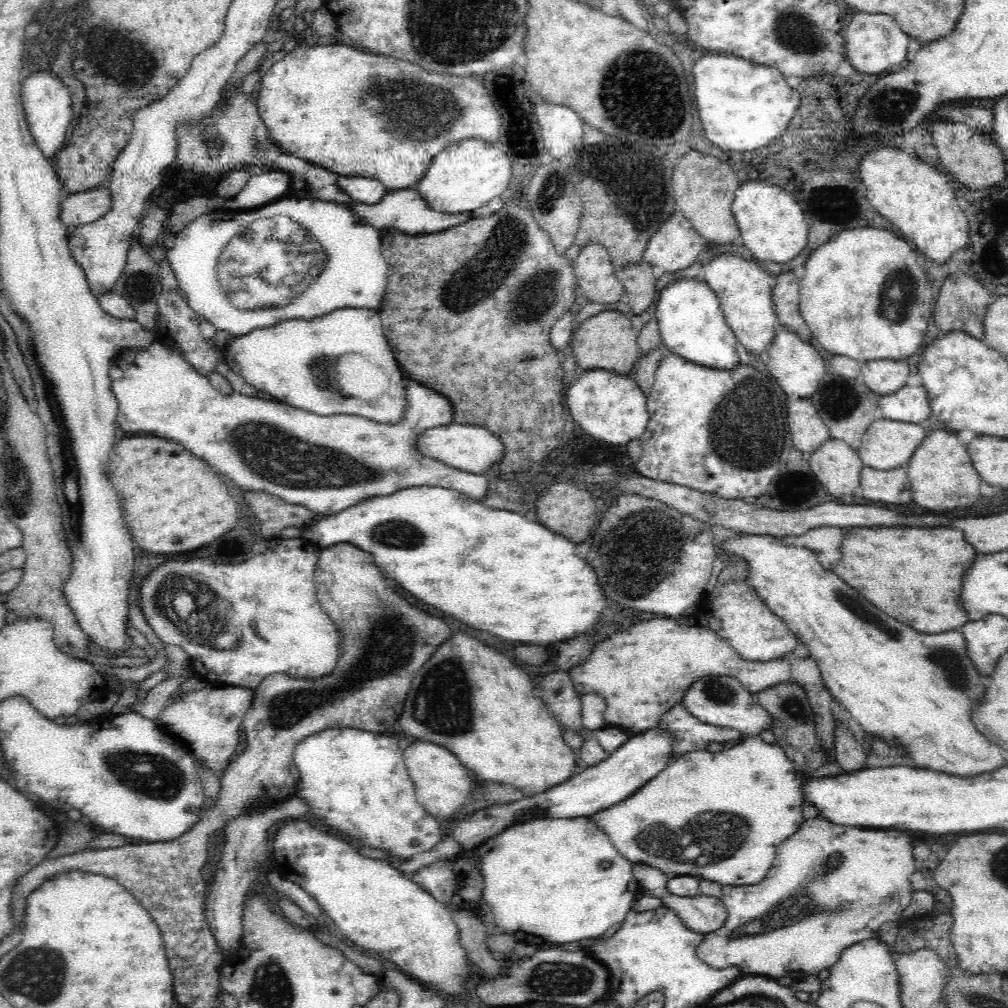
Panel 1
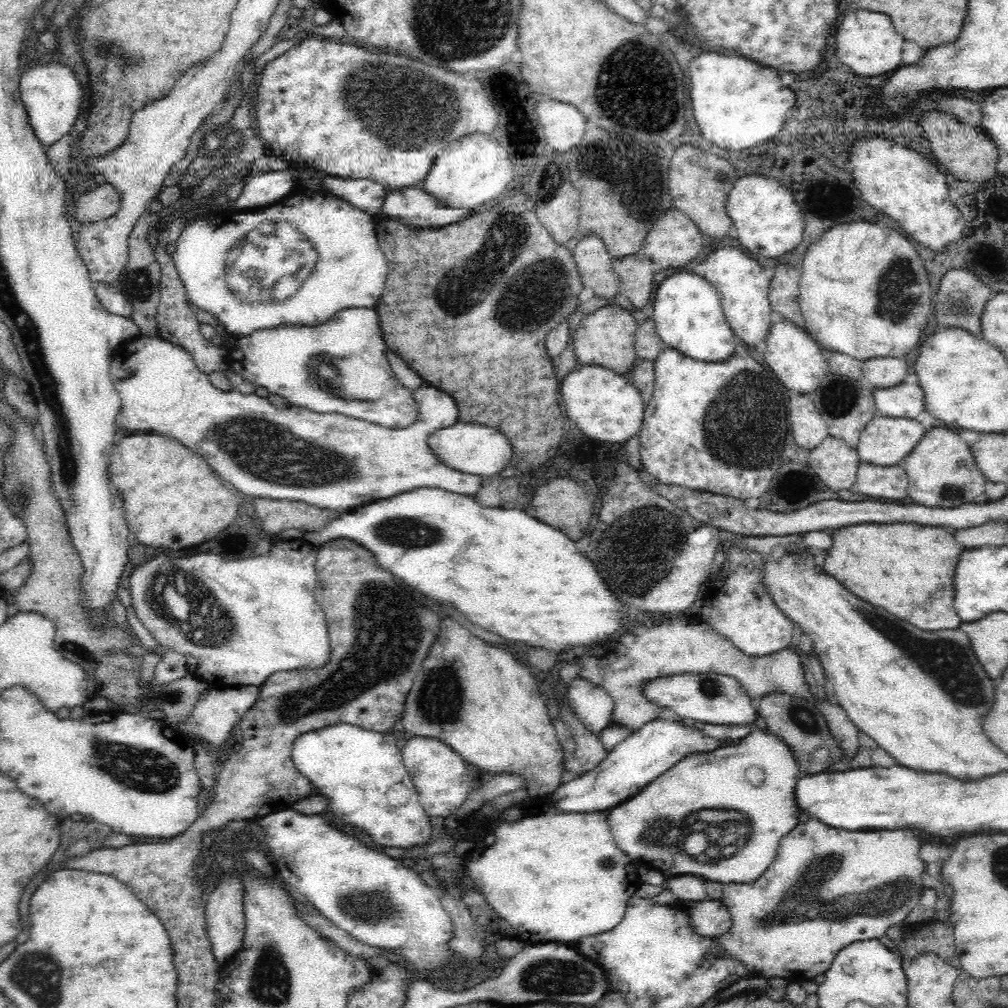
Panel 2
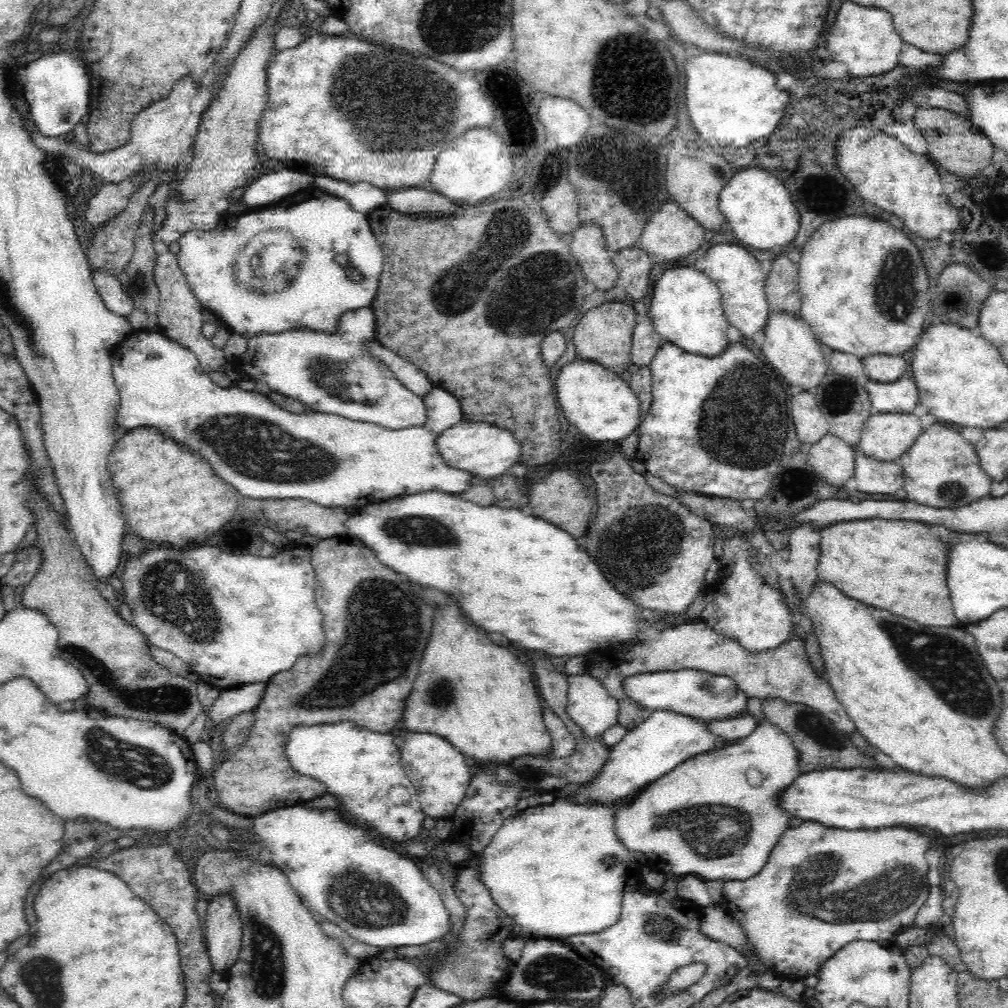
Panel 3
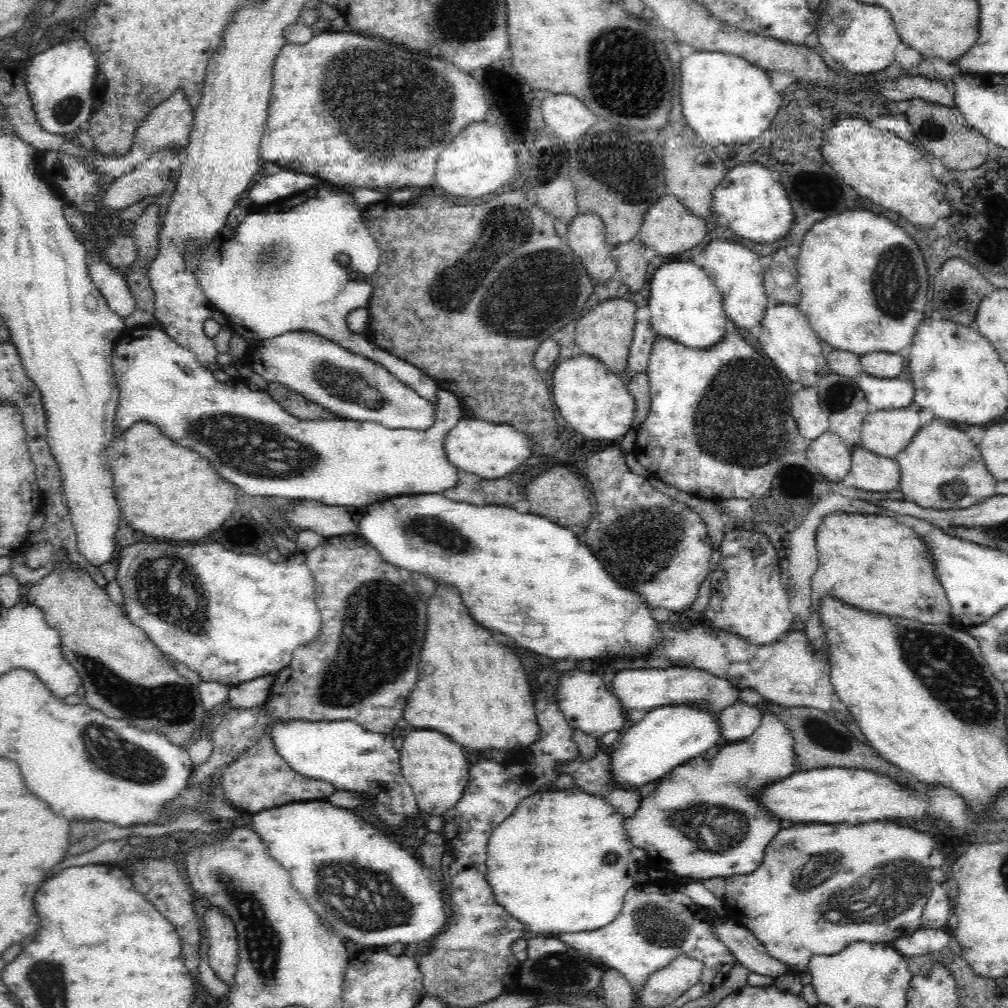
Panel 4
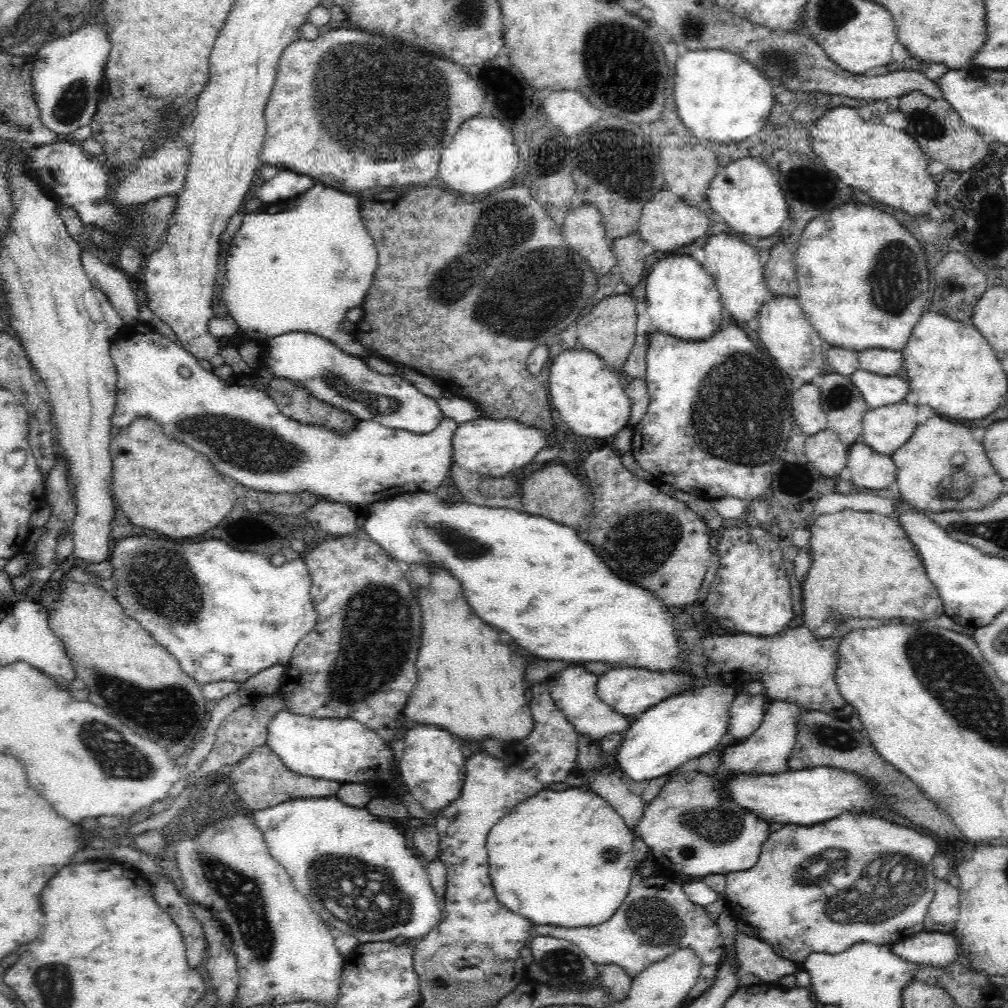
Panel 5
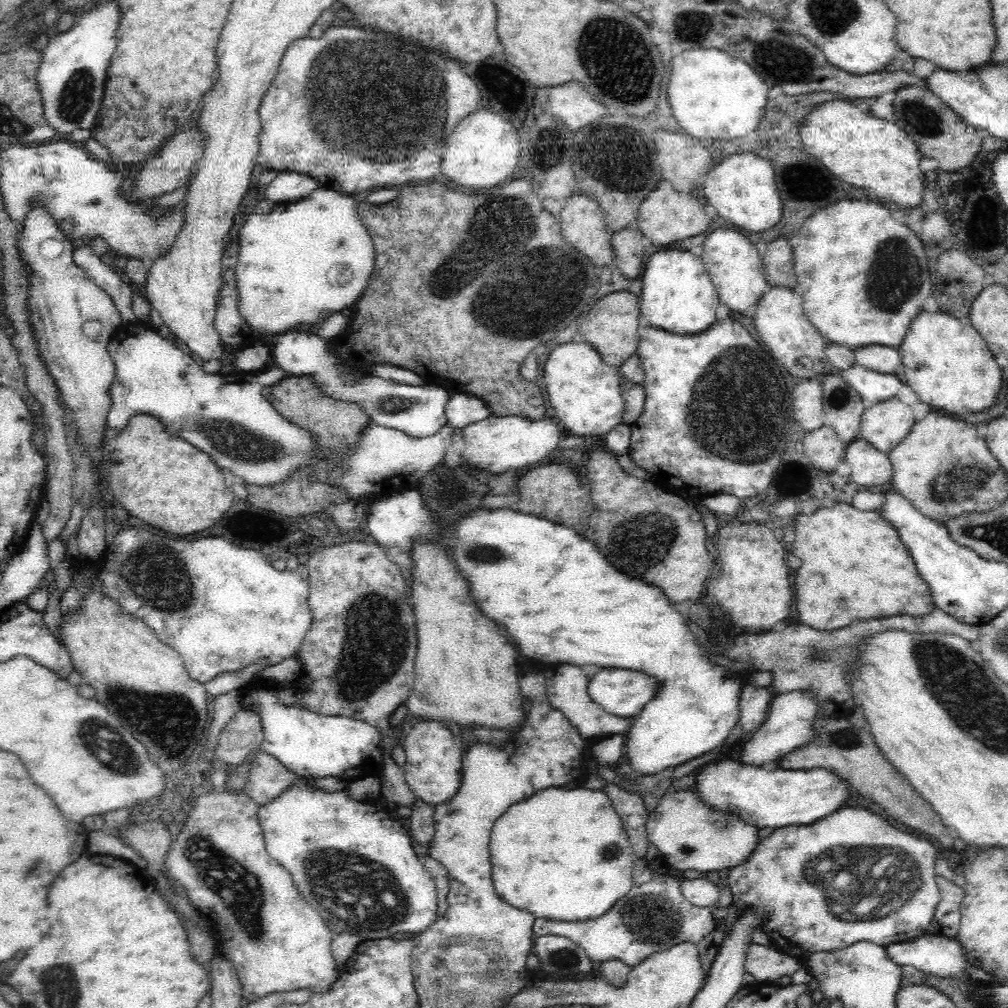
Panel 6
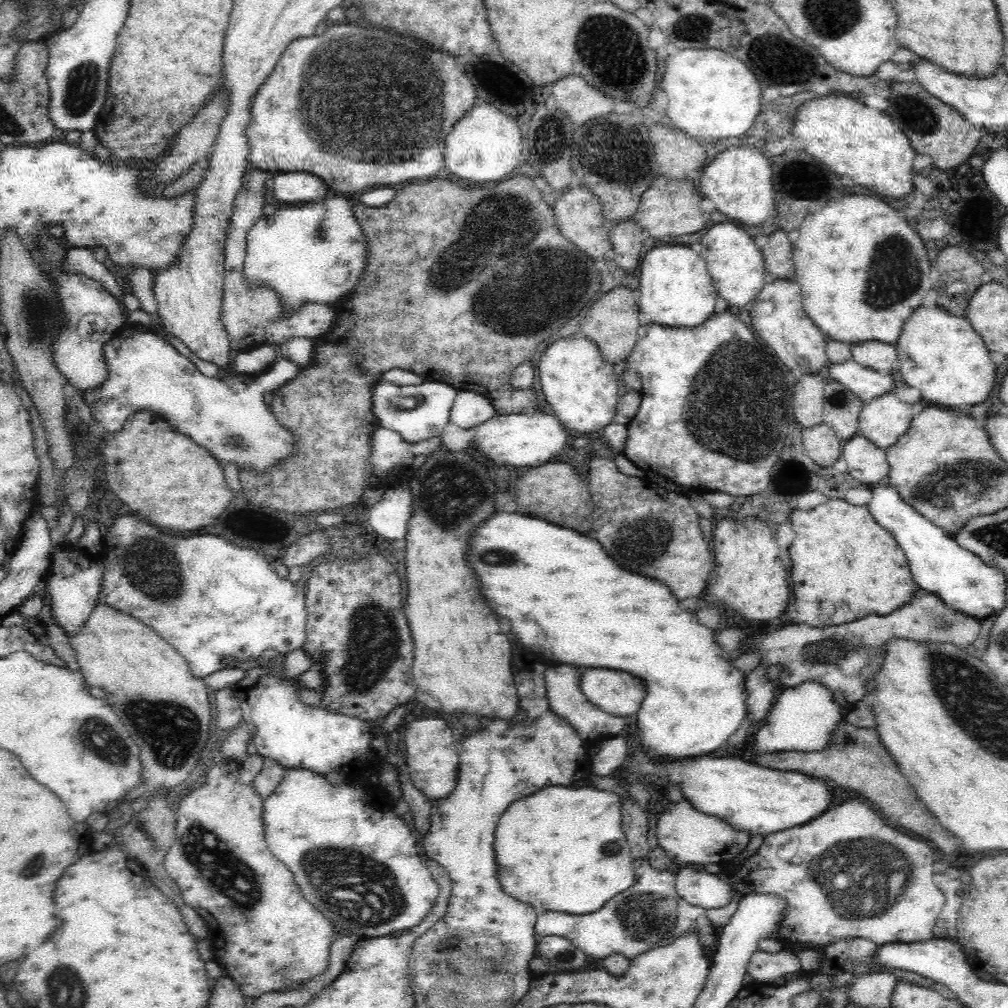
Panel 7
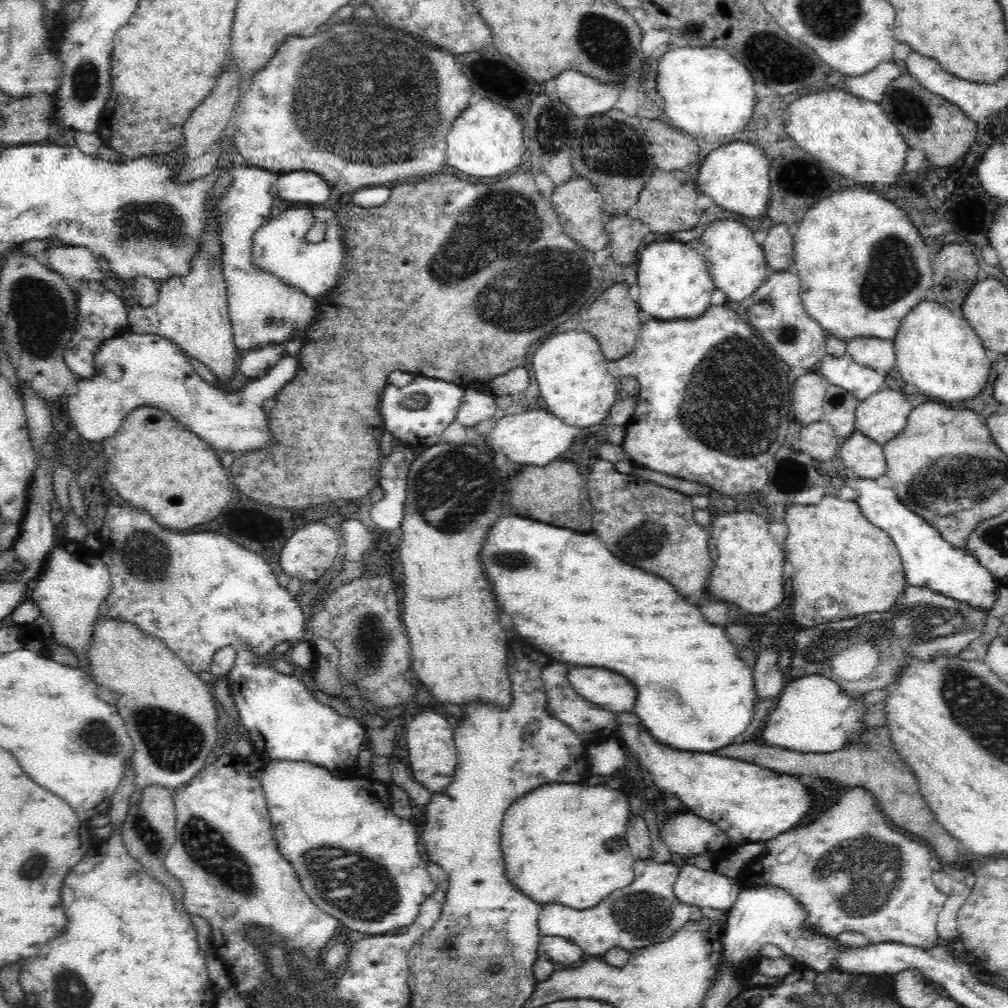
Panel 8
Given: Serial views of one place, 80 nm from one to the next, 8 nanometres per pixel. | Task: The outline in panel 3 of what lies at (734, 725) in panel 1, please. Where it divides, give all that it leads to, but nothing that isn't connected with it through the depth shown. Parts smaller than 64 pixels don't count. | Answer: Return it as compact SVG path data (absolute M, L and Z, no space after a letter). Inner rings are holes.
M697 669L640 672L623 681L624 693L648 710L668 710L705 722L714 722L739 715L746 710L747 696L736 686L732 677L718 676Z

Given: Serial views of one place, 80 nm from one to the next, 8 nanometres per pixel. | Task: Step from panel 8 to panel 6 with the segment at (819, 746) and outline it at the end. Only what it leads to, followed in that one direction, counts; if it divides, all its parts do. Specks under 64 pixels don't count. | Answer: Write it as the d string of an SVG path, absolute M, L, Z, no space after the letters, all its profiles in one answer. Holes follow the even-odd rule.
M792 691L773 697L769 704L770 712L765 716L766 722L759 726L760 730L754 731L752 740L748 742L750 746L742 748L740 763L749 767L762 766L774 762L774 758L783 758L784 754L789 754L802 745L808 745L814 738L813 722L817 718L830 716L817 702L816 695L812 691Z

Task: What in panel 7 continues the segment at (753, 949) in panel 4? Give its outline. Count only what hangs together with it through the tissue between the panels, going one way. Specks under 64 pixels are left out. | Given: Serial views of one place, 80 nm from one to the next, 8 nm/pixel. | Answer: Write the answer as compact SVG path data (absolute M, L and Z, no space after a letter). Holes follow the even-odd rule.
M758 950L750 957L747 966L748 974L758 983L772 983L780 976L798 973L800 970L801 964L798 957L786 950L775 954Z

